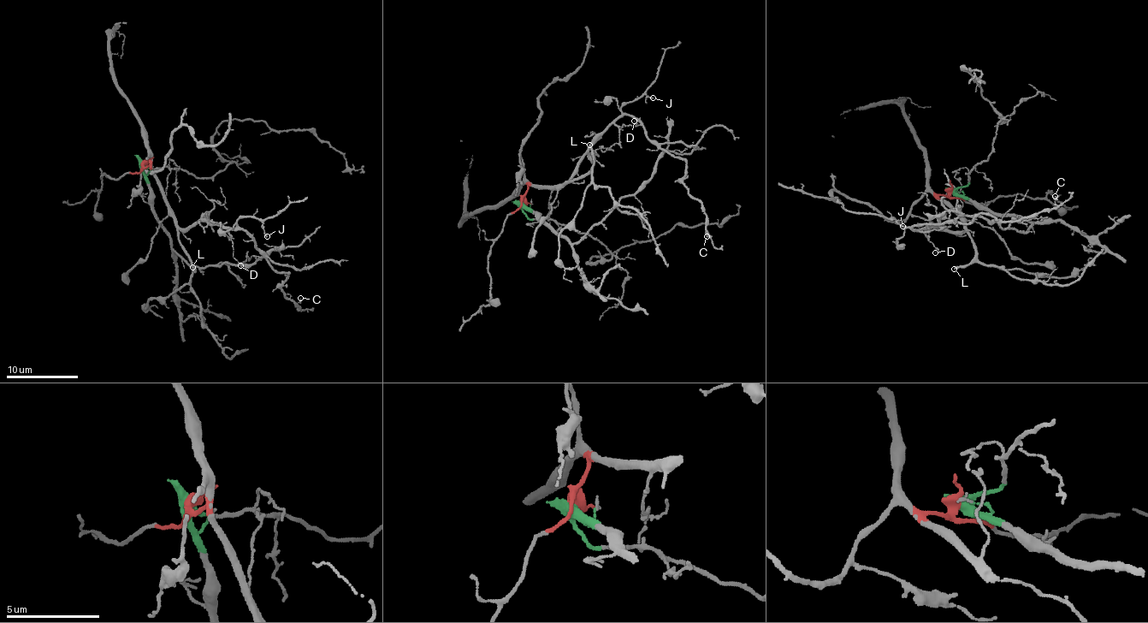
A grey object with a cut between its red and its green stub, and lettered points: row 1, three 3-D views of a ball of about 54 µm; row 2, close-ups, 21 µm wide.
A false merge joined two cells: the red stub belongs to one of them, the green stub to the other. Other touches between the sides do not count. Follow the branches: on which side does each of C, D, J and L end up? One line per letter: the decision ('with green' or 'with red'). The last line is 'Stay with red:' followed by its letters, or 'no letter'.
C: with red
D: with red
J: with red
L: with red
Stay with red: C, D, J, L

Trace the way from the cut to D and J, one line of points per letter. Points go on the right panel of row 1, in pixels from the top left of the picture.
D: (951, 191), (937, 199), (958, 216), (964, 230), (956, 232), (937, 225), (919, 231), (929, 234), (936, 252)
J: (951, 191), (937, 199), (958, 216), (964, 230), (956, 232), (935, 224), (913, 228), (893, 218), (902, 226)

